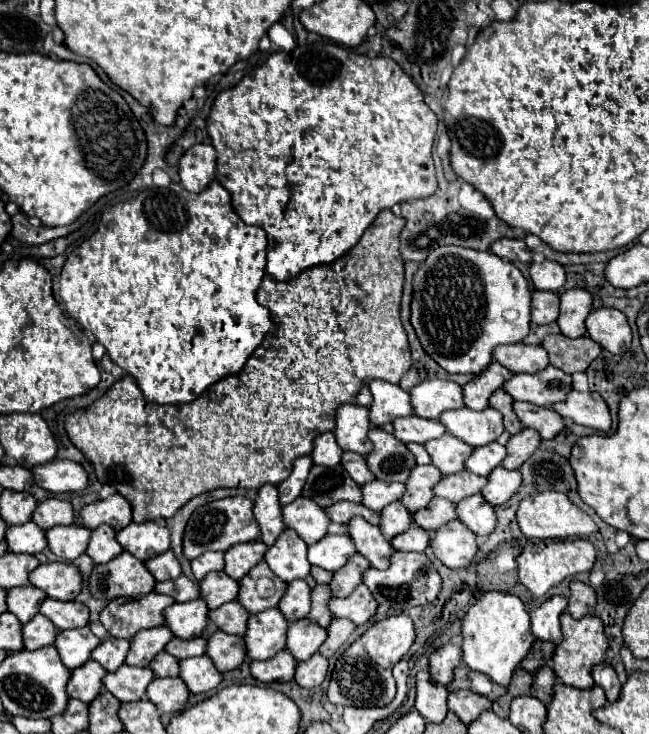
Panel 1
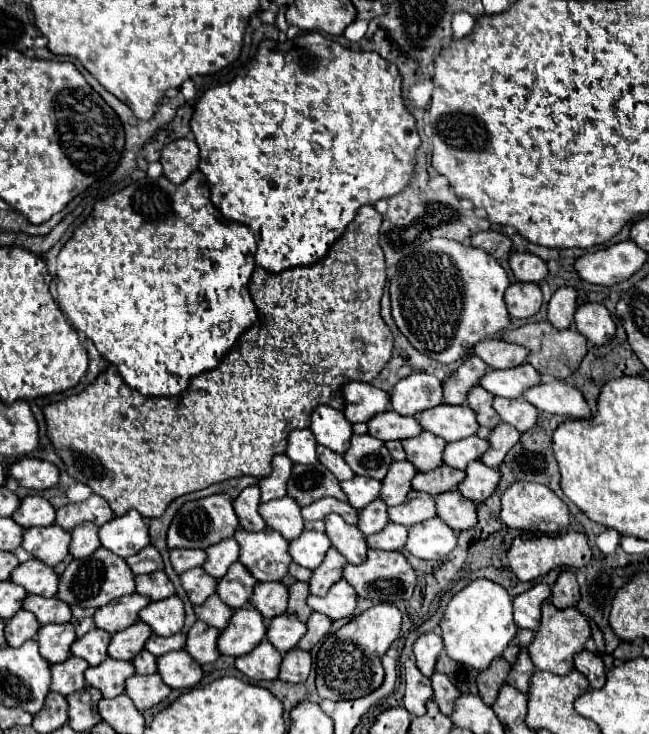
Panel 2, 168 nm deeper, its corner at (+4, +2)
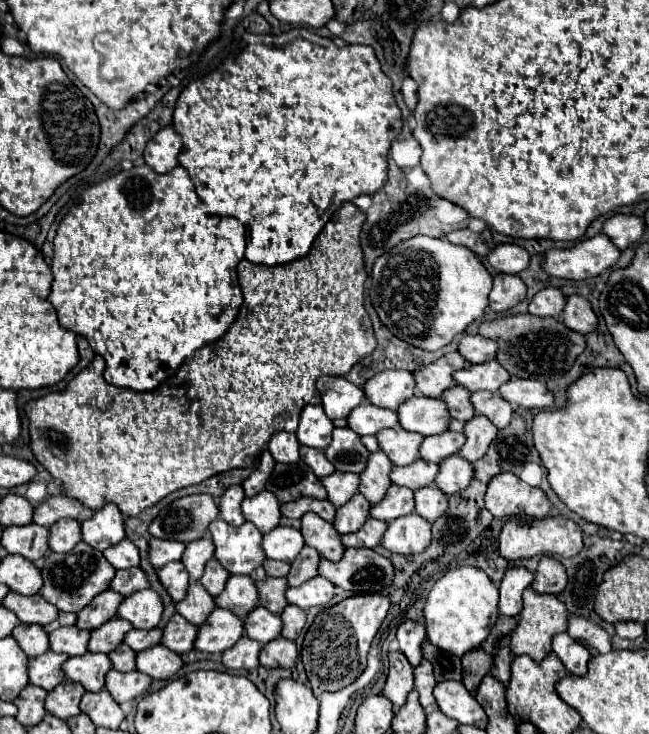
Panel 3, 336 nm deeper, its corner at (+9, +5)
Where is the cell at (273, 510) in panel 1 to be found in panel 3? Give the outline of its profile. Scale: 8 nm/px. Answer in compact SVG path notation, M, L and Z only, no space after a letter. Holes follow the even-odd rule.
M232 485L226 489L226 493L220 497L220 503L218 503L222 521L226 521L232 527L240 527L244 523L244 517L240 513L242 499L244 499L244 491L240 485Z

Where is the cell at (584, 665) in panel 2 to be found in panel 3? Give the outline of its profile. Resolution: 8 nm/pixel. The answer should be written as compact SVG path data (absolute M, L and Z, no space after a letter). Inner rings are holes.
M558 633L552 637L552 651L560 657L564 667L572 675L584 675L586 673L590 653L582 643L570 639L568 633Z

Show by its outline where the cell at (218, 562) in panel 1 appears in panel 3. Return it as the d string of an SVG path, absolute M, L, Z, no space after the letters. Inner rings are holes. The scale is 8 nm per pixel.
M150 539L148 541L148 561L152 567L164 567L170 561L180 561L182 555L182 543L178 541L166 541L166 539Z

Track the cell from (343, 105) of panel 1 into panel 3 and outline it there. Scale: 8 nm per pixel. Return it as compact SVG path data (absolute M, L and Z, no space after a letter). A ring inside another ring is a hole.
M296 27L292 31L286 31L286 33L280 33L274 37L246 33L244 49L238 55L234 58L226 58L210 75L206 75L202 79L194 79L180 93L172 117L174 117L172 125L184 143L184 149L178 157L178 161L190 173L200 201L206 203L210 213L226 213L248 227L250 239L248 239L244 257L250 263L258 263L258 265L282 265L282 263L300 259L312 247L314 235L318 235L318 231L322 231L324 223L330 219L330 215L344 201L352 201L360 193L372 195L374 191L378 191L382 187L382 183L386 183L388 149L402 129L402 115L400 115L400 109L394 99L392 81L382 73L380 63L374 55L374 49L368 45L338 47L332 39L320 37L314 31L304 29L304 27Z

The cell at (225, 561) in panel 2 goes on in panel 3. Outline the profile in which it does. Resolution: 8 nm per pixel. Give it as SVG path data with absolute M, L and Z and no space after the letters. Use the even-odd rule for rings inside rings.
M210 537L186 543L186 549L184 549L180 561L186 567L190 581L198 581L202 577L206 561L210 561L212 557L214 557L214 543L212 543Z

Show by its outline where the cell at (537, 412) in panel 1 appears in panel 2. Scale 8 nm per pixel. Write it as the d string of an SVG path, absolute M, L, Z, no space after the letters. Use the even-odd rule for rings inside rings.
M495 398L493 400L493 408L497 410L497 414L501 416L503 422L515 426L519 432L527 432L531 430L537 420L539 420L539 410L535 406L531 406L527 400L509 400L509 398Z

